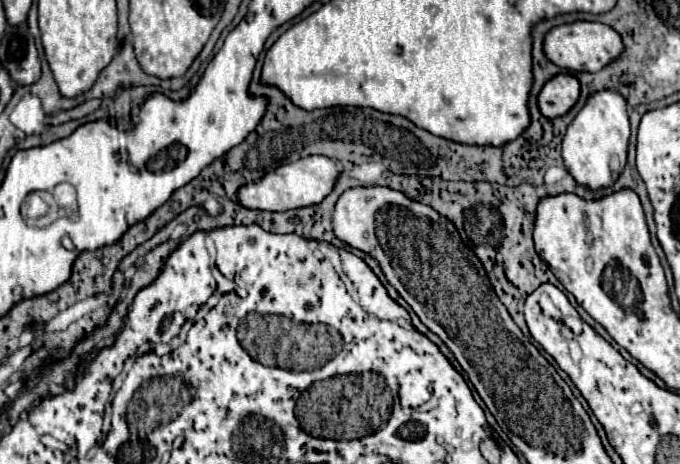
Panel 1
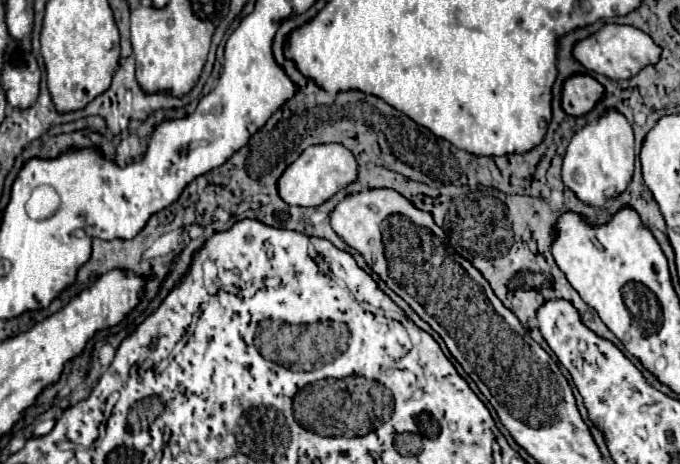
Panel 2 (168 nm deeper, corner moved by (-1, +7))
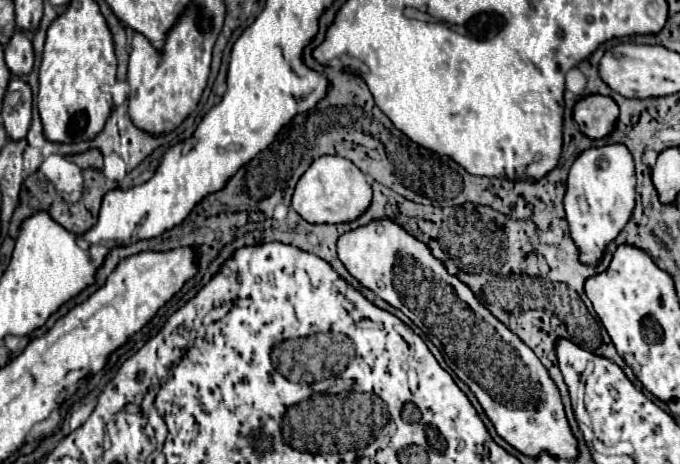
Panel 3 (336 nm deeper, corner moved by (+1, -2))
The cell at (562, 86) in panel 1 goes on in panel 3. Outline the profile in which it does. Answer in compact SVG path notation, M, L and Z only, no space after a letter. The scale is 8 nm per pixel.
M588 95L574 107L574 121L590 139L602 139L612 133L618 121L618 105L612 97Z

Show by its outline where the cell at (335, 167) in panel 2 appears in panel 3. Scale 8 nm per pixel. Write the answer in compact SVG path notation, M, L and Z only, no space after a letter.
M320 157L316 159L304 177L300 177L294 197L292 197L292 209L308 223L352 223L358 217L366 213L372 201L372 187L366 179L366 175L348 159L344 157Z

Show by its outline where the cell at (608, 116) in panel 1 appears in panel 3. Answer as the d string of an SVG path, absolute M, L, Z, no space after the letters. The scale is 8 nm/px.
M606 145L584 151L572 165L566 185L566 219L570 237L578 247L580 263L596 267L606 247L618 237L634 211L634 161L624 145Z

